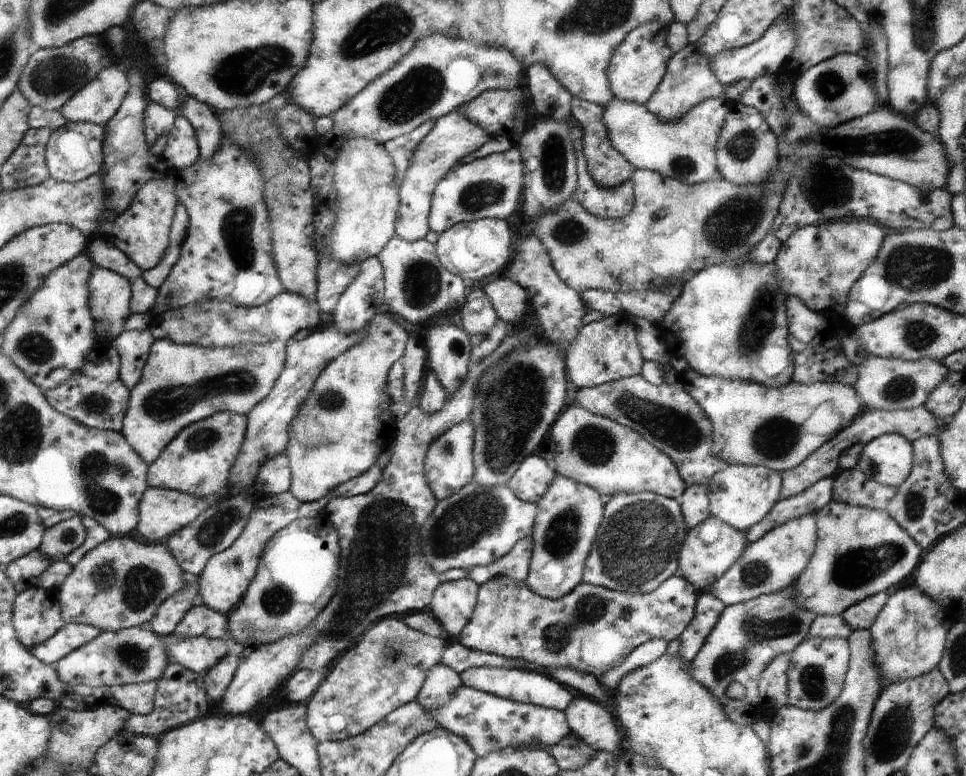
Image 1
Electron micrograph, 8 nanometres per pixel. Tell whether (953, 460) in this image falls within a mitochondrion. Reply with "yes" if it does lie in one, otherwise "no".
no

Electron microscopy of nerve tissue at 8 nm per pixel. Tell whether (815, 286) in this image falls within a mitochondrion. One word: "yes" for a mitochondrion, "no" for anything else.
no

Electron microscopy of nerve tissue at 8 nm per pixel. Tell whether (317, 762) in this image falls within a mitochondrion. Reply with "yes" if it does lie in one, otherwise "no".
no

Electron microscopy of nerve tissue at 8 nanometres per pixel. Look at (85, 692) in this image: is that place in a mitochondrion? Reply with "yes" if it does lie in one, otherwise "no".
no

